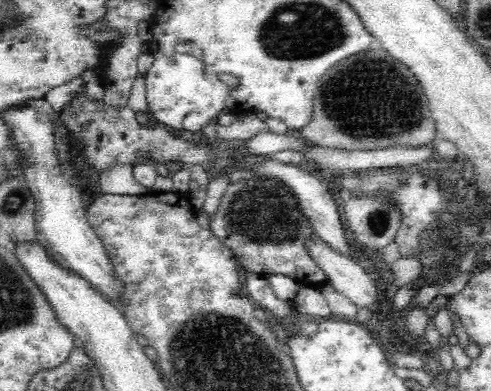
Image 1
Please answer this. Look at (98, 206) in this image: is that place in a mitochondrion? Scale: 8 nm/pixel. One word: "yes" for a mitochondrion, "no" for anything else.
no

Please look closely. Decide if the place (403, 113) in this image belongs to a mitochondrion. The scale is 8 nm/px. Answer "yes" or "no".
yes

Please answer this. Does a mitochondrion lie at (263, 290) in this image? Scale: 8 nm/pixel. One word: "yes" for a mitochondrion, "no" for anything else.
no

